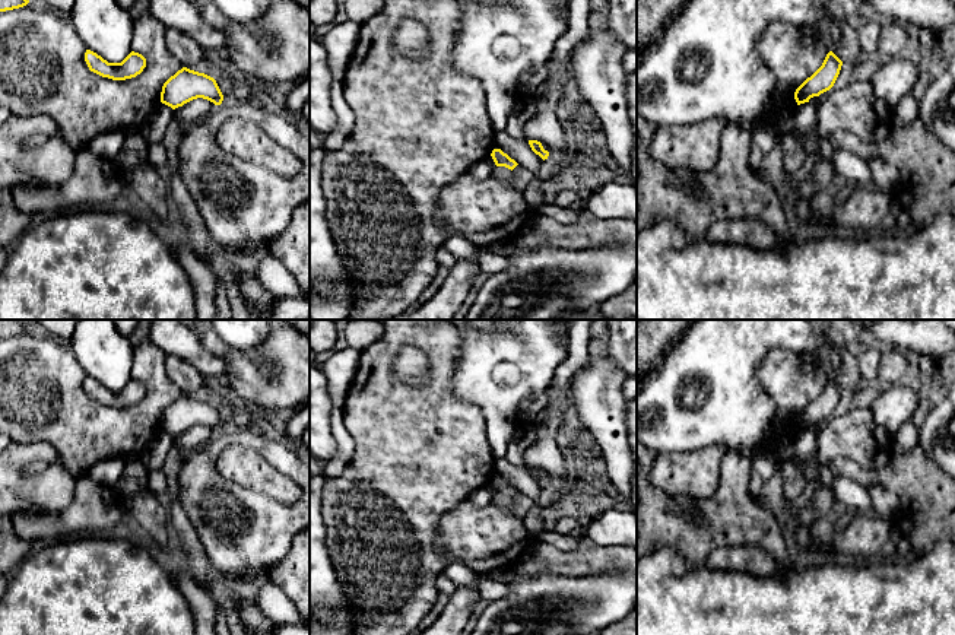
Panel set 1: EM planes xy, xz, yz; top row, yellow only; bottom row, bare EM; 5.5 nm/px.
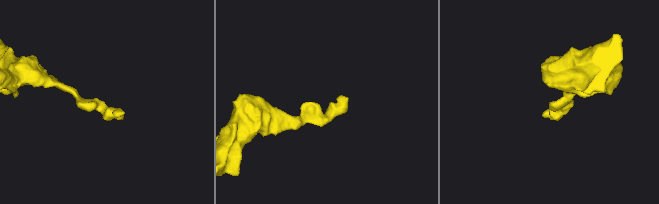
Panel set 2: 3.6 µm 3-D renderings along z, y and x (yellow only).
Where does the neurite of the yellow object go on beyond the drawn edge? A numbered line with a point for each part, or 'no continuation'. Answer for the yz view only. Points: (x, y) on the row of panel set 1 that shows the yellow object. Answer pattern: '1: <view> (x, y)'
no continuation

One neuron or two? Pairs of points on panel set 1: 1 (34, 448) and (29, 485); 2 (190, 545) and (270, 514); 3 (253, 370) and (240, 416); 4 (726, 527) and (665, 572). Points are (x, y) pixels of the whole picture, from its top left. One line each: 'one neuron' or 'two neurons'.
1: one neuron
2: two neurons
3: two neurons
4: two neurons

